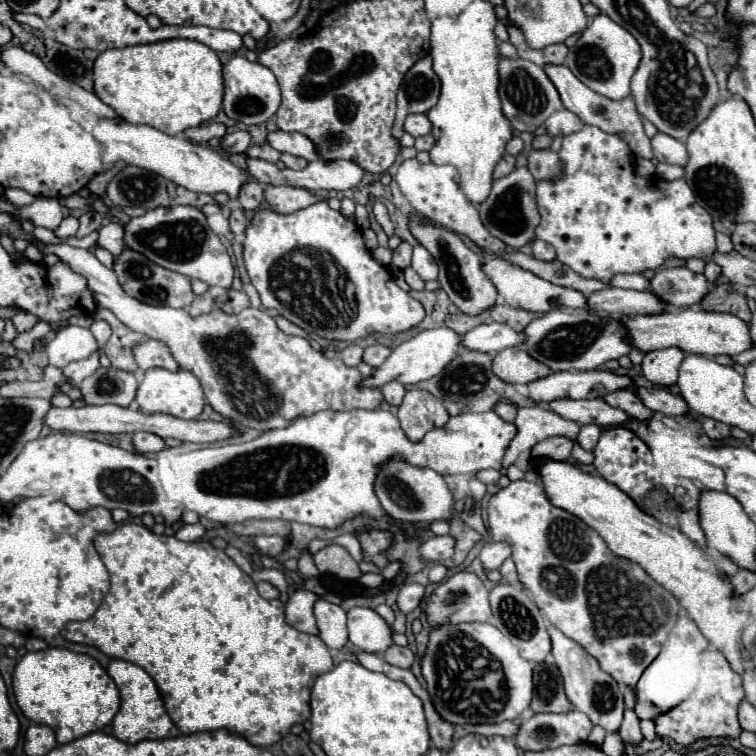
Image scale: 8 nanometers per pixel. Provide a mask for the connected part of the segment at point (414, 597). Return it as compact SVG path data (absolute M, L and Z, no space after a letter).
M411 582L411 584L401 586L399 596L397 596L397 606L399 606L399 610L405 612L405 614L413 612L413 610L419 606L423 594L425 594L425 586L421 586L421 584Z

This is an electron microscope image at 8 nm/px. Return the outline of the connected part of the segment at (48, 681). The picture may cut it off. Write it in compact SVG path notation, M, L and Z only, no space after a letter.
M67 648L27 652L15 666L13 692L21 712L55 730L57 742L67 744L85 734L103 730L119 712L119 690L107 670L91 656Z

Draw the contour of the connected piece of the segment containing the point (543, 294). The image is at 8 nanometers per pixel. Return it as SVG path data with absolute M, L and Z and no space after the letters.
M485 252L483 258L485 258L485 264L483 264L485 274L491 278L491 282L495 284L495 288L503 296L503 300L509 306L513 306L513 308L523 308L523 310L531 310L531 312L547 312L547 310L553 308L553 304L549 300L557 300L557 306L569 306L569 308L589 310L585 294L581 294L577 290L555 286L555 284L551 284L547 280L541 280L539 276L535 276L531 272L525 272L525 270L517 268L515 264L509 264L507 260L503 260L501 256L497 256L493 252Z

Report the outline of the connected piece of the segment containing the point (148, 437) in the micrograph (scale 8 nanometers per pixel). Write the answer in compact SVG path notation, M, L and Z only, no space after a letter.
M135 432L133 434L133 442L135 442L135 448L139 452L159 452L159 450L167 448L163 438L153 436L151 432Z

